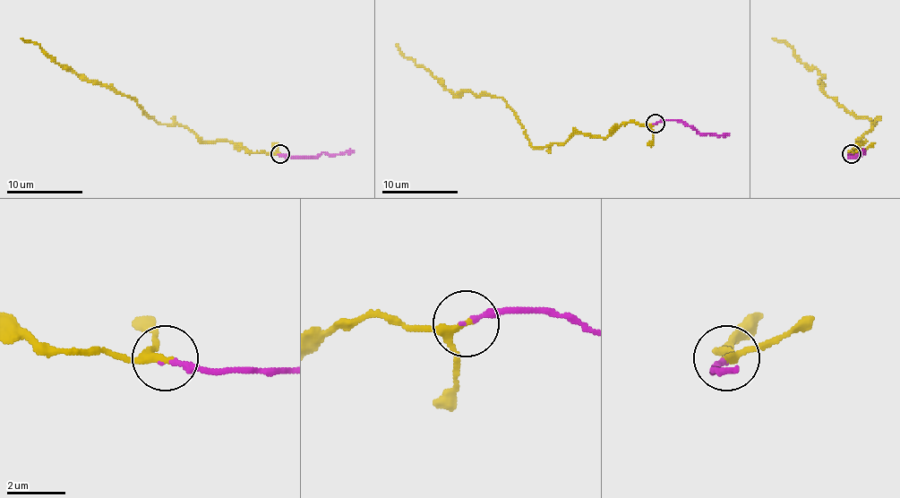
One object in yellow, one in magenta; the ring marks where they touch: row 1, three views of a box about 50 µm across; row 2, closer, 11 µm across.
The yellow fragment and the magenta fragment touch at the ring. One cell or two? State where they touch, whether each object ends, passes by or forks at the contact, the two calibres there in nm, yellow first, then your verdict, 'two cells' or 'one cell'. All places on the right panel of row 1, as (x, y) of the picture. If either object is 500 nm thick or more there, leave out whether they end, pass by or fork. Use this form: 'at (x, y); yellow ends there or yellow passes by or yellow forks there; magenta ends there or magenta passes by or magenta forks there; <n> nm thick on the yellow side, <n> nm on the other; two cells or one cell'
at (852, 154); yellow passes by; magenta ends there; 200 nm thick on the yellow side, 160 nm on the other; one cell

